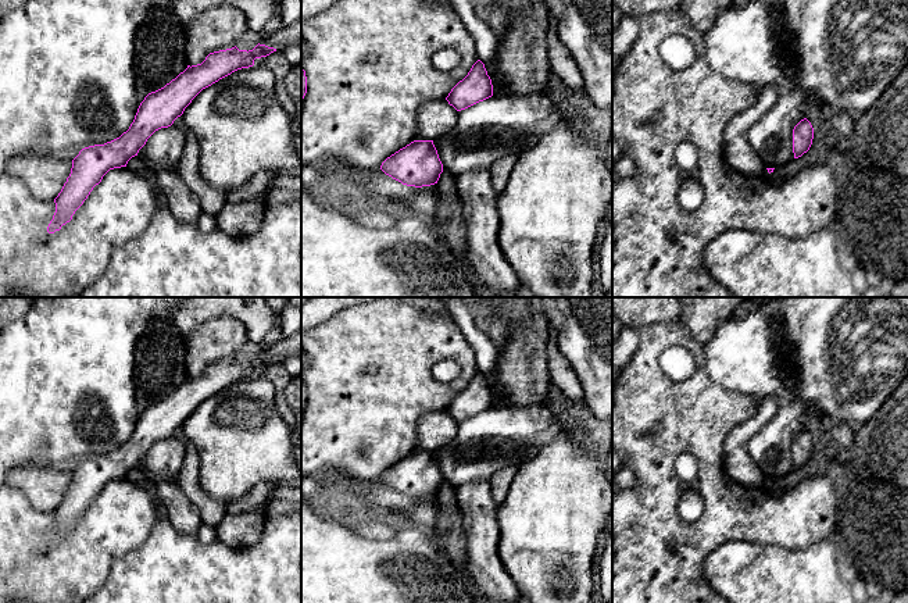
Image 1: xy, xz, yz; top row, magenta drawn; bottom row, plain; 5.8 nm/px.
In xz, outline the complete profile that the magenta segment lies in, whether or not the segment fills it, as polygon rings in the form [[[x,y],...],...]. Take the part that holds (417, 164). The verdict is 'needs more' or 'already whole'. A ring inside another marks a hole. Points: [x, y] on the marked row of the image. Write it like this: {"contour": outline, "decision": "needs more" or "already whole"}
{"contour": [[[414,140],[387,157],[380,170],[407,186],[430,186],[437,183],[443,172],[433,140]]], "decision": "already whole"}

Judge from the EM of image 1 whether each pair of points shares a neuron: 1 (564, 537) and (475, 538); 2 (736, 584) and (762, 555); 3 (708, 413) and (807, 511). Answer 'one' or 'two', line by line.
1: two
2: one
3: one

